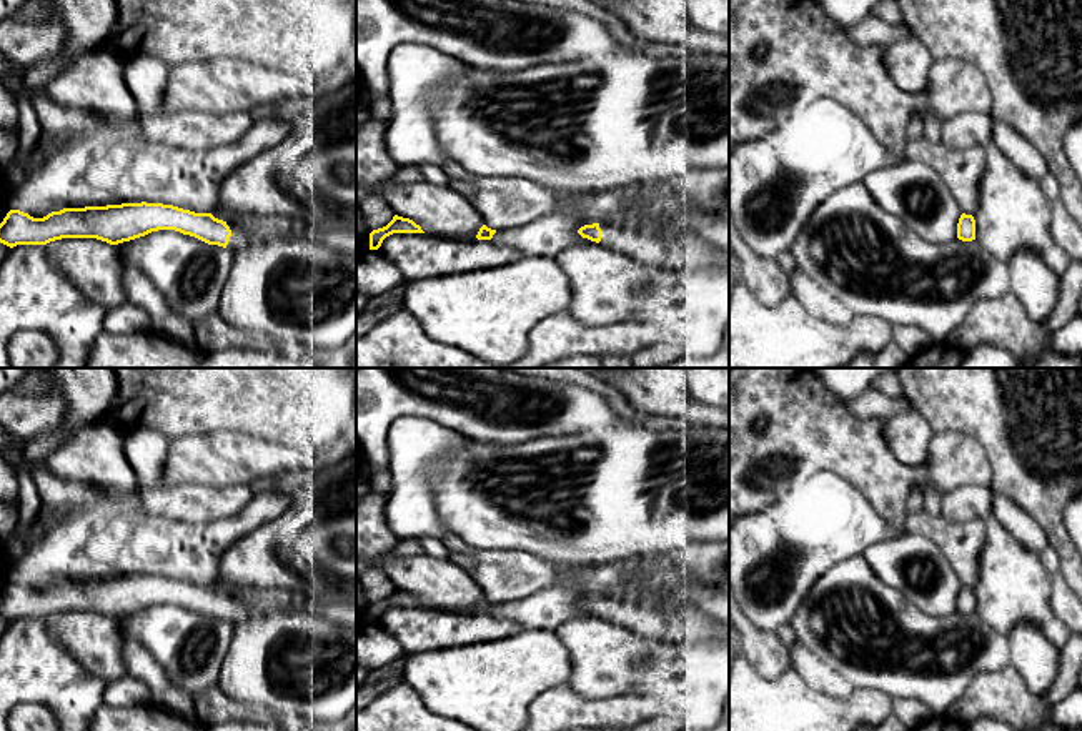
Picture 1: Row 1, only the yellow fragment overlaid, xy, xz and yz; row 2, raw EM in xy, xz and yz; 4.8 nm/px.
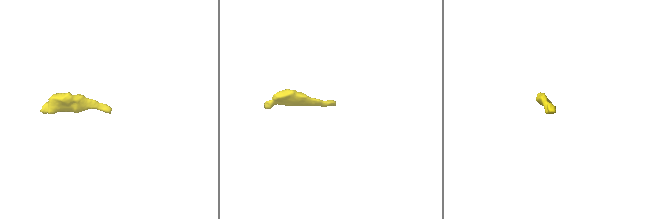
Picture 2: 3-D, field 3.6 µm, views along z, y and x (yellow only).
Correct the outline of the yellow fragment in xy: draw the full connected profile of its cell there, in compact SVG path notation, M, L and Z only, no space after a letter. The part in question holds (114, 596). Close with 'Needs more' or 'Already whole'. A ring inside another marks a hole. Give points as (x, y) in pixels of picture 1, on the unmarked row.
M122 576L63 581L43 591L10 583L0 596L0 616L47 618L62 611L97 611L118 618L158 603L175 603L208 618L226 621L231 603L211 586L195 586L163 576Z. Already whole

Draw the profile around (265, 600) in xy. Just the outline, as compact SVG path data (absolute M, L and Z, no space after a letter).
M215 581L211 588L218 593L231 593L240 603L260 609L260 611L293 611L301 609L308 603L308 596L286 591L286 589L238 589L235 586L225 584L223 581Z

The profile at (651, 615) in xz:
M638 579L628 583L621 594L599 596L601 618L653 639L676 639L682 633L677 616L686 606L696 606L687 594L639 591Z

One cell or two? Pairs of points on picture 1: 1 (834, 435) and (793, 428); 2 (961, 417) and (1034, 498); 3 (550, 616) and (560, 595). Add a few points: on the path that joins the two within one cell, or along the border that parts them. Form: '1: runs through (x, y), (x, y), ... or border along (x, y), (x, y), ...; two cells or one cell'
1: runs through (824, 435), (803, 428); one cell
2: runs through (984, 430), (1017, 463), (1024, 475); one cell
3: runs through (550, 611), (560, 600); one cell

